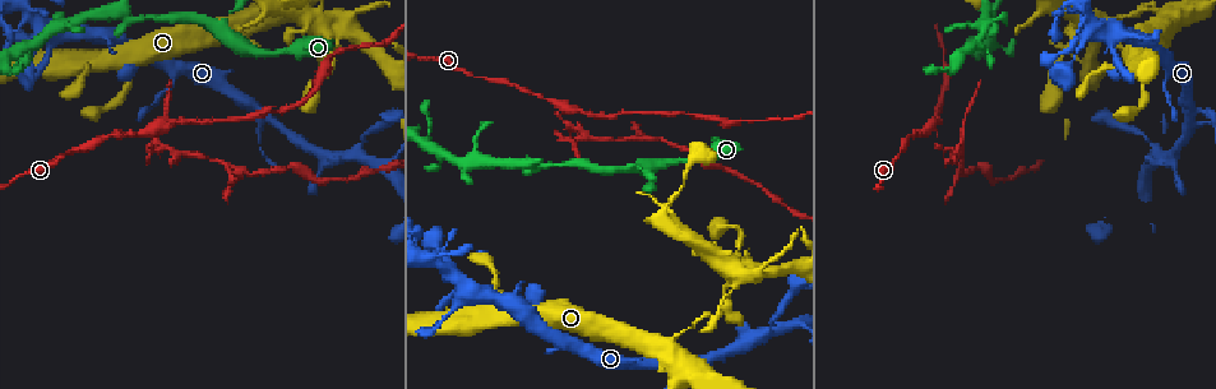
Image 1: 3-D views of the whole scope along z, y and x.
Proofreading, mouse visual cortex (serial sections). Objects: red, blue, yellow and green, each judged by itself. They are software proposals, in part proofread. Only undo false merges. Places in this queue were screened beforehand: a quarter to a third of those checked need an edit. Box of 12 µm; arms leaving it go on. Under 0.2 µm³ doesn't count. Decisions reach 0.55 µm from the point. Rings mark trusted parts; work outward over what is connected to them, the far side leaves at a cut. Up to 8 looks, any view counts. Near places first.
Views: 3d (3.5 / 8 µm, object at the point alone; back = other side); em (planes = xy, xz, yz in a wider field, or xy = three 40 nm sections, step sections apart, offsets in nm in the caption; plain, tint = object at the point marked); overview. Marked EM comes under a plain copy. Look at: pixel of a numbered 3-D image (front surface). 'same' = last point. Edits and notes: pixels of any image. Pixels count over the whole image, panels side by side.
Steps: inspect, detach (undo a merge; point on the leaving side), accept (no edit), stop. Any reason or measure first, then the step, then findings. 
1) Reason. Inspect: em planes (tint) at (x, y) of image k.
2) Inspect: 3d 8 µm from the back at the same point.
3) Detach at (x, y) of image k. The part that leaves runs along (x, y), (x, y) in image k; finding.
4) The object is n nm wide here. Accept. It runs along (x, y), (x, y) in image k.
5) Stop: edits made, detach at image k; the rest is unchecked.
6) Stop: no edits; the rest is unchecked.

Calibre changes. Inspect: 3d 8 µm at (629, 167) of image 1.

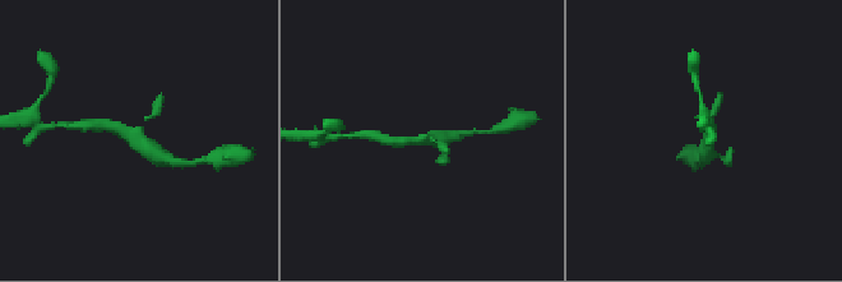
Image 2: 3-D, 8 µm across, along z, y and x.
3 arms meet here; the arms are 150, 300, 400 nm wide; need the tissue. Inspect: em xy step 3 (tint) at (424, 141) of image 2.

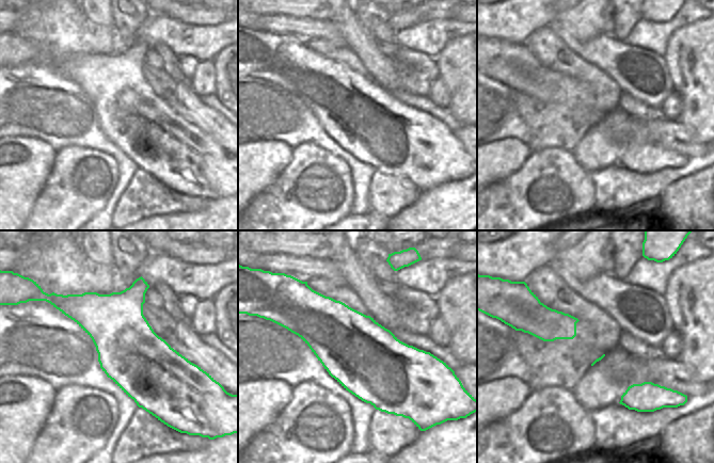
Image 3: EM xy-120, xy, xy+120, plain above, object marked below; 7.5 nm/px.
Accept. It runs along (166, 160), (135, 135), (102, 125) in image 2; all the same cell.

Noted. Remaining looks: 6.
Calibre changes. Inspect: 3d 3.5 µm at (159, 149) of image 1.

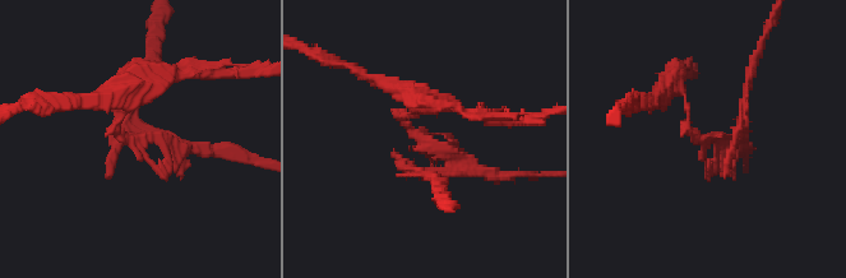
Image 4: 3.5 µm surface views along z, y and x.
Need the tissue. Inspect: em planes (tint) at (143, 138) of image 4.

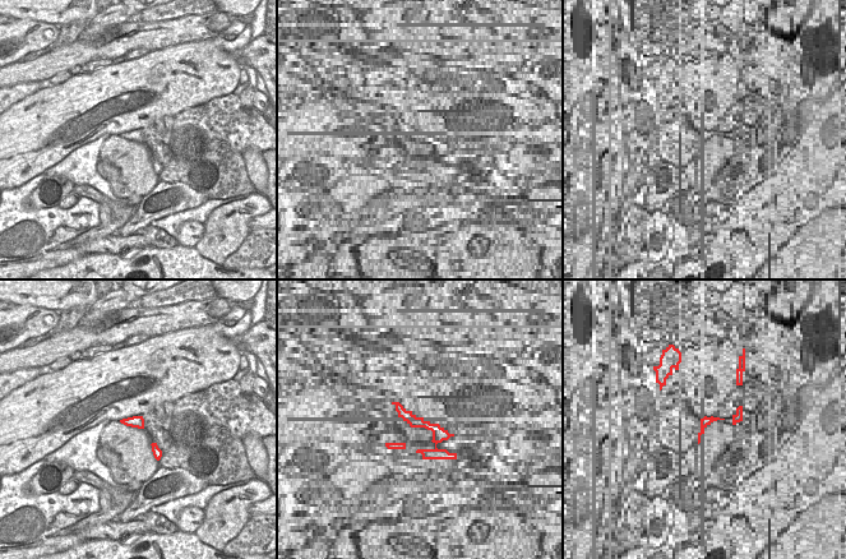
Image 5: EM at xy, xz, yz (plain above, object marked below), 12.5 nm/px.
Detach at (724, 167) of image 4. The part that leaves runs along (702, 139), (721, 135), (748, 151) in image 4; two cells meet here.

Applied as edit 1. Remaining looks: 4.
Inspect: overview.

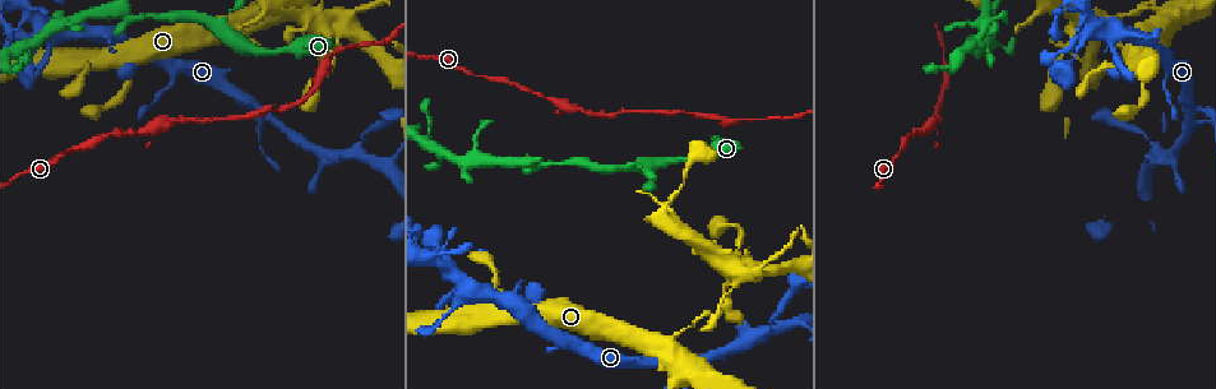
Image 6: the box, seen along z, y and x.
Sharp bend. Inspect: 3d 3.5 µm at (117, 13) of image 6.

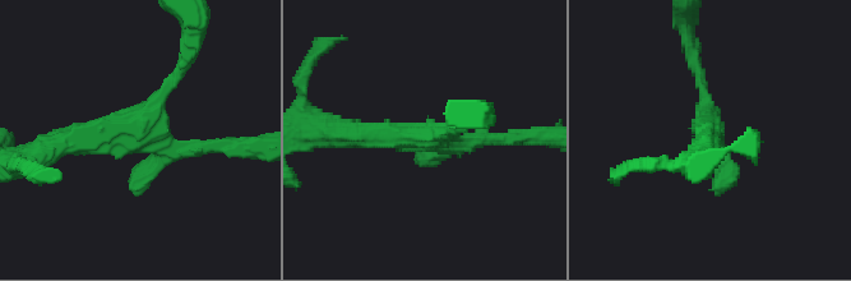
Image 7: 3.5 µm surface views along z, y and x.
Inspect: em xy step 2 (tint) at (140, 129) of image 7.

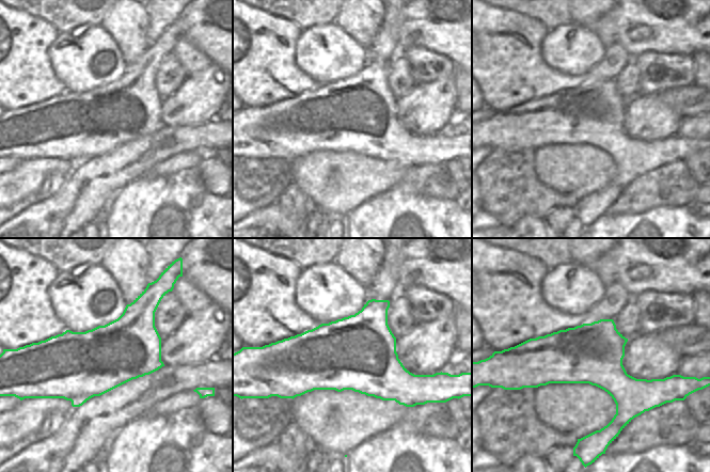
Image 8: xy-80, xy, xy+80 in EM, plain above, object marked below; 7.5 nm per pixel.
The object is 550 nm wide here. Accept. It runs along (220, 146), (55, 142) in image 7; all the same cell.

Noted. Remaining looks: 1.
Stop: edits made, detach at image 4; the rest is unchecked.

